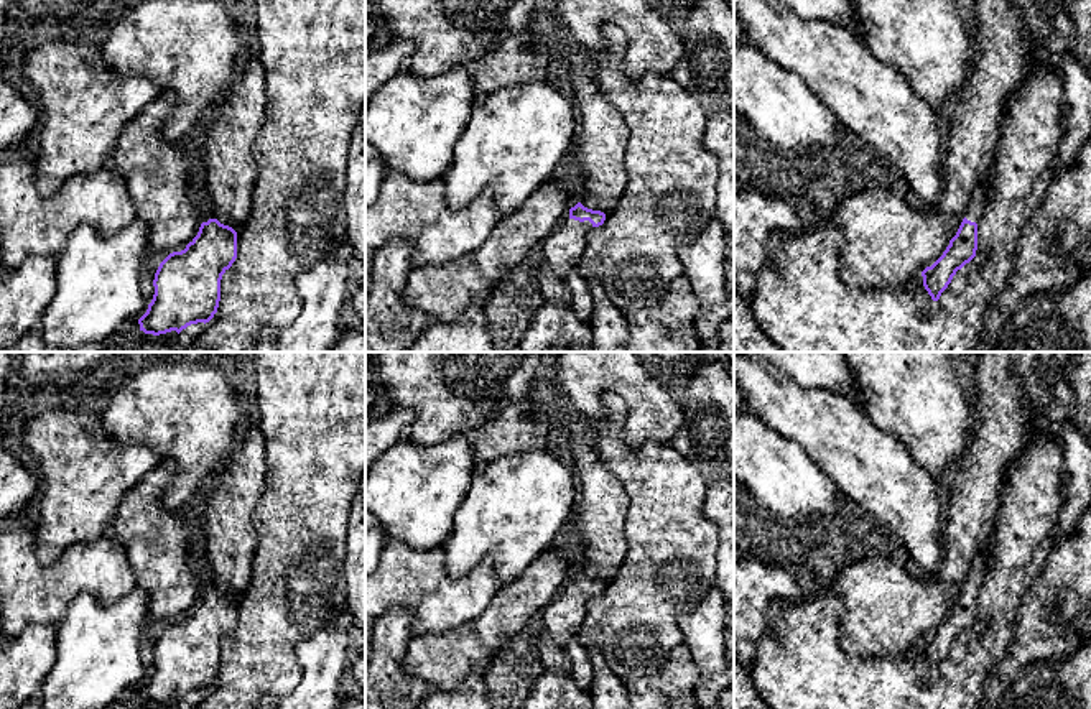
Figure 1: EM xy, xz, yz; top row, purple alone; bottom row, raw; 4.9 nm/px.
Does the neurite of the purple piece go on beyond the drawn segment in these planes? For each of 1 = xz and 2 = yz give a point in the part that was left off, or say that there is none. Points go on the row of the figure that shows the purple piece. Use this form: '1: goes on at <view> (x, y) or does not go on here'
1: goes on at xz (563, 249)
2: goes on at yz (978, 203)

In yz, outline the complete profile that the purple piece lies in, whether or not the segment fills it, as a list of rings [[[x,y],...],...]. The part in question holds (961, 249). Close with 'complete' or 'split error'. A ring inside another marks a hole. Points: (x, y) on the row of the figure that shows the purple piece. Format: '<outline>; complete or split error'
[[[986,179],[974,188],[966,217],[943,255],[922,271],[923,286],[933,301],[938,301],[948,288],[953,276],[976,257],[977,250],[977,222],[984,217],[989,199],[989,181]]]; split error

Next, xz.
[[[578,202],[569,209],[569,217],[543,240],[545,265],[563,280],[578,266],[591,229],[602,225],[604,220],[604,212],[587,209]]]; split error

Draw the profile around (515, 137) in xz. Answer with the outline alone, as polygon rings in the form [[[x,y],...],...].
[[[528,81],[476,99],[443,176],[448,206],[457,211],[489,189],[500,217],[515,211],[558,169],[573,143],[574,117],[574,105],[548,81]]]

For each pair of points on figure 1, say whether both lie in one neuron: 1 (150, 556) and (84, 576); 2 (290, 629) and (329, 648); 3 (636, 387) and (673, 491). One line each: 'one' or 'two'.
1: two
2: two
3: two

